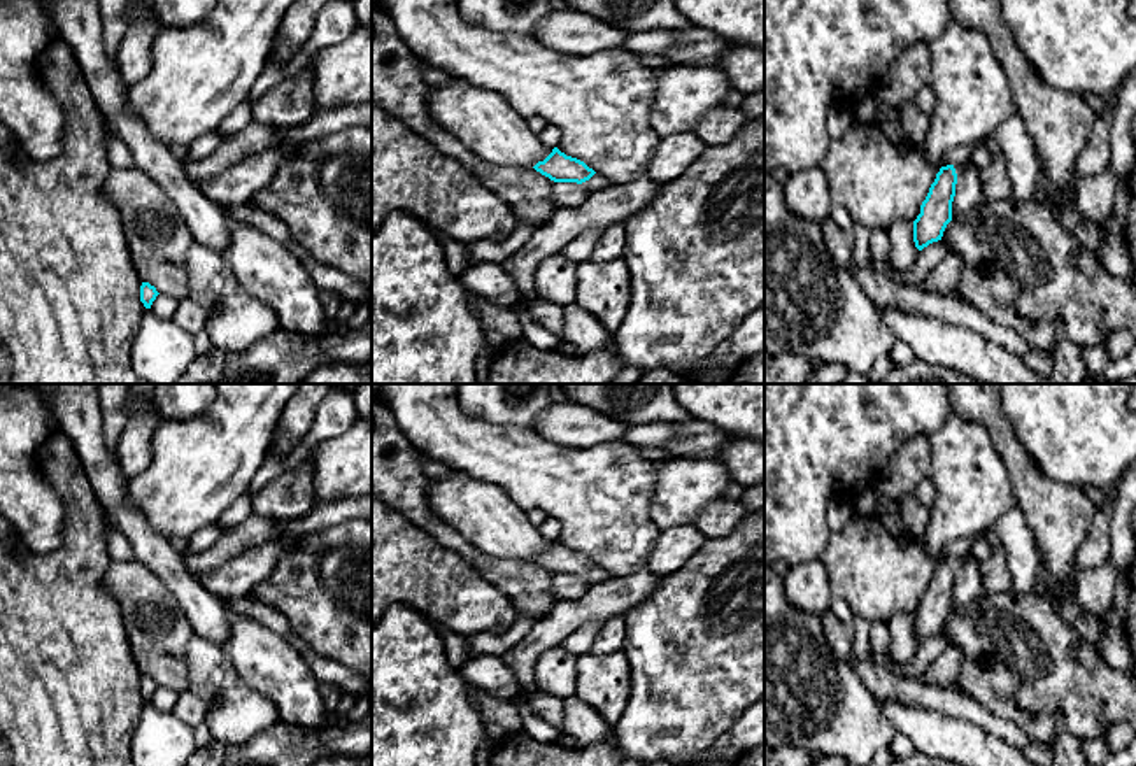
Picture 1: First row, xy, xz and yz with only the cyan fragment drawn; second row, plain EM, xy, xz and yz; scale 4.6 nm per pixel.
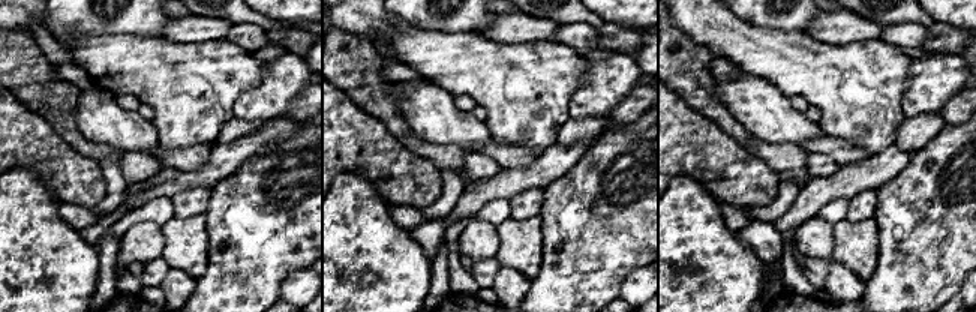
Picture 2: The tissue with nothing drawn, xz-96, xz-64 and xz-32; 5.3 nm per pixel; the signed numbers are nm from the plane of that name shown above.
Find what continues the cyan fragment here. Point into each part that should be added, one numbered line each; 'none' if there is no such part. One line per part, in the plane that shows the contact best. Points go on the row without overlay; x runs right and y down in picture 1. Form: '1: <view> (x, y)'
1: xz (596, 575)

